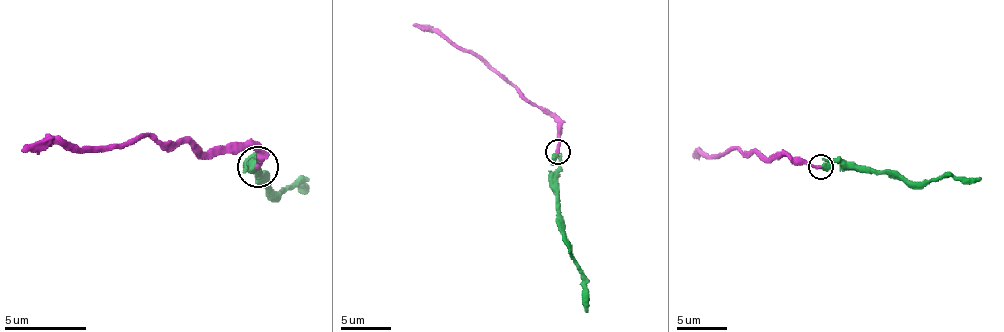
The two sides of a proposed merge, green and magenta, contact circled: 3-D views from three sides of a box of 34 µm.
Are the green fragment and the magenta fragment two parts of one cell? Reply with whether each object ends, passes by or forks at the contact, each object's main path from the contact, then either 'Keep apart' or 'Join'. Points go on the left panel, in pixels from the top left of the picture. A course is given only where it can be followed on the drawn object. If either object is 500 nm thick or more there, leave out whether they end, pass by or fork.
Course of green: (256, 165), (256, 161), (260, 174), (277, 190), (305, 182). Course of magenta: (256, 165), (260, 161), (244, 149), (137, 137), (120, 145), (34, 145), (22, 153). Join

